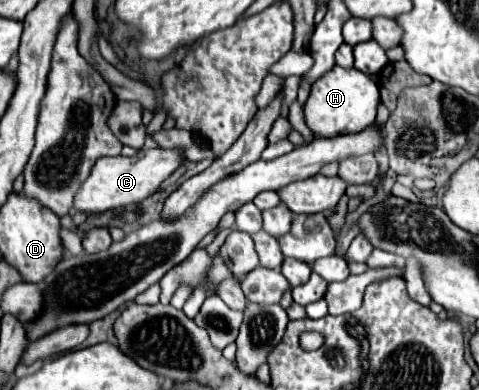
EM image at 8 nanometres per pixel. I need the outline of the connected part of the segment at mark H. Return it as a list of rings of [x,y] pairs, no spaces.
[[[336,65],[334,69],[324,73],[318,81],[312,83],[310,97],[304,105],[304,117],[306,125],[312,129],[314,135],[336,137],[344,133],[360,133],[374,123],[378,103],[380,103],[380,91],[370,75],[360,73],[354,67],[344,69]]]

